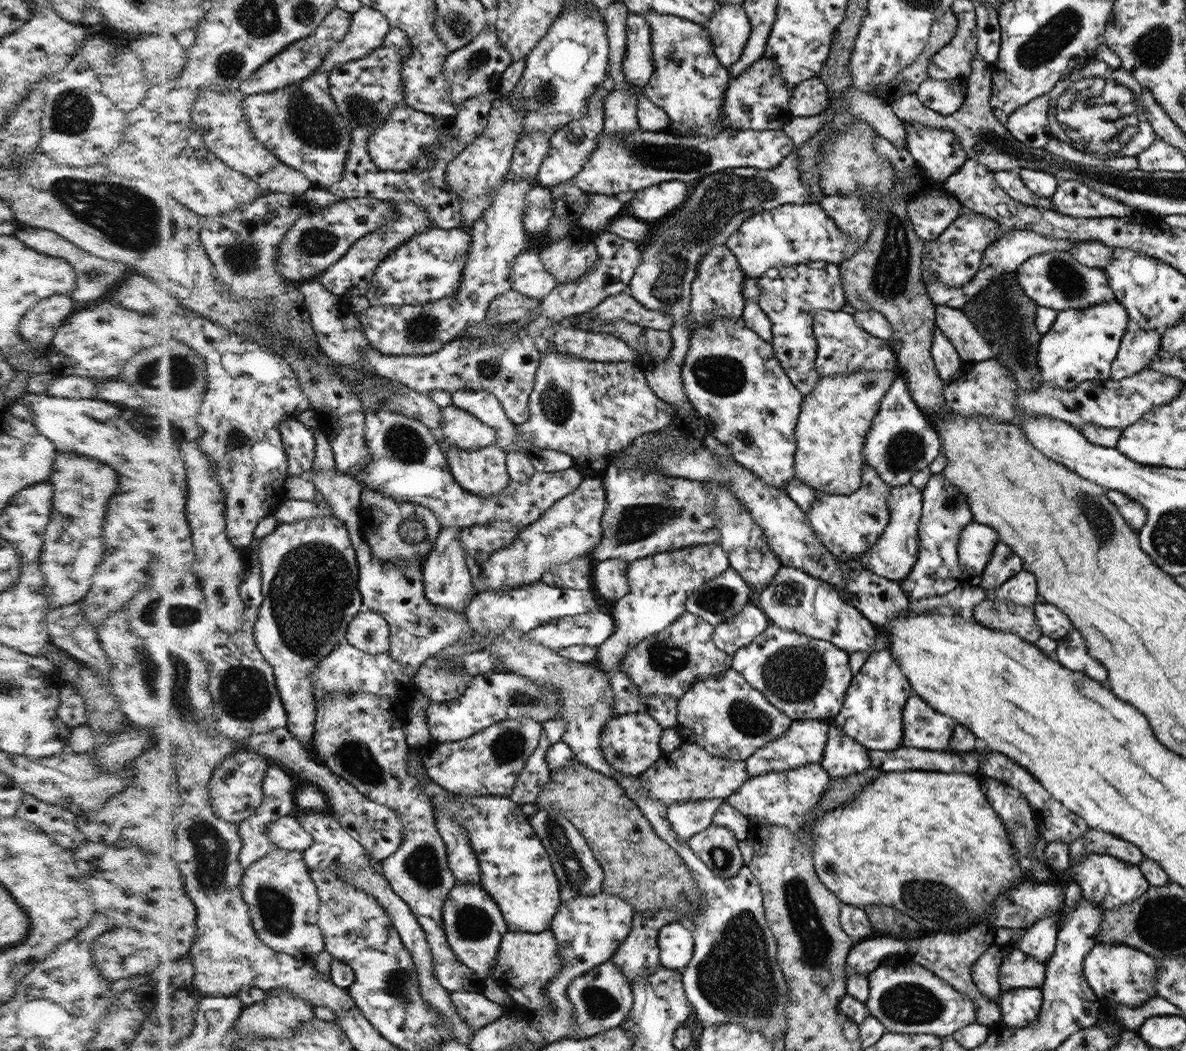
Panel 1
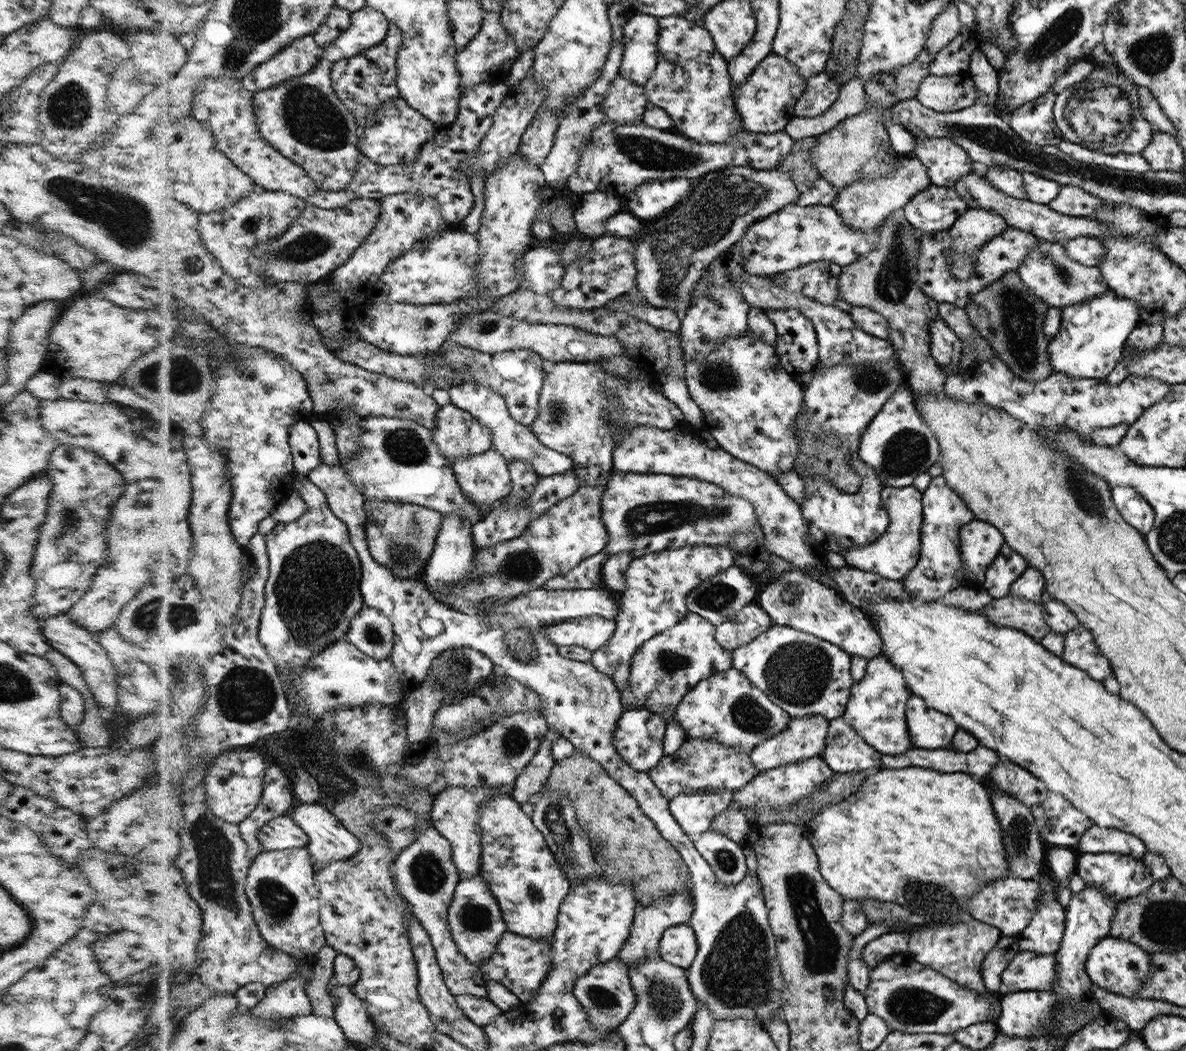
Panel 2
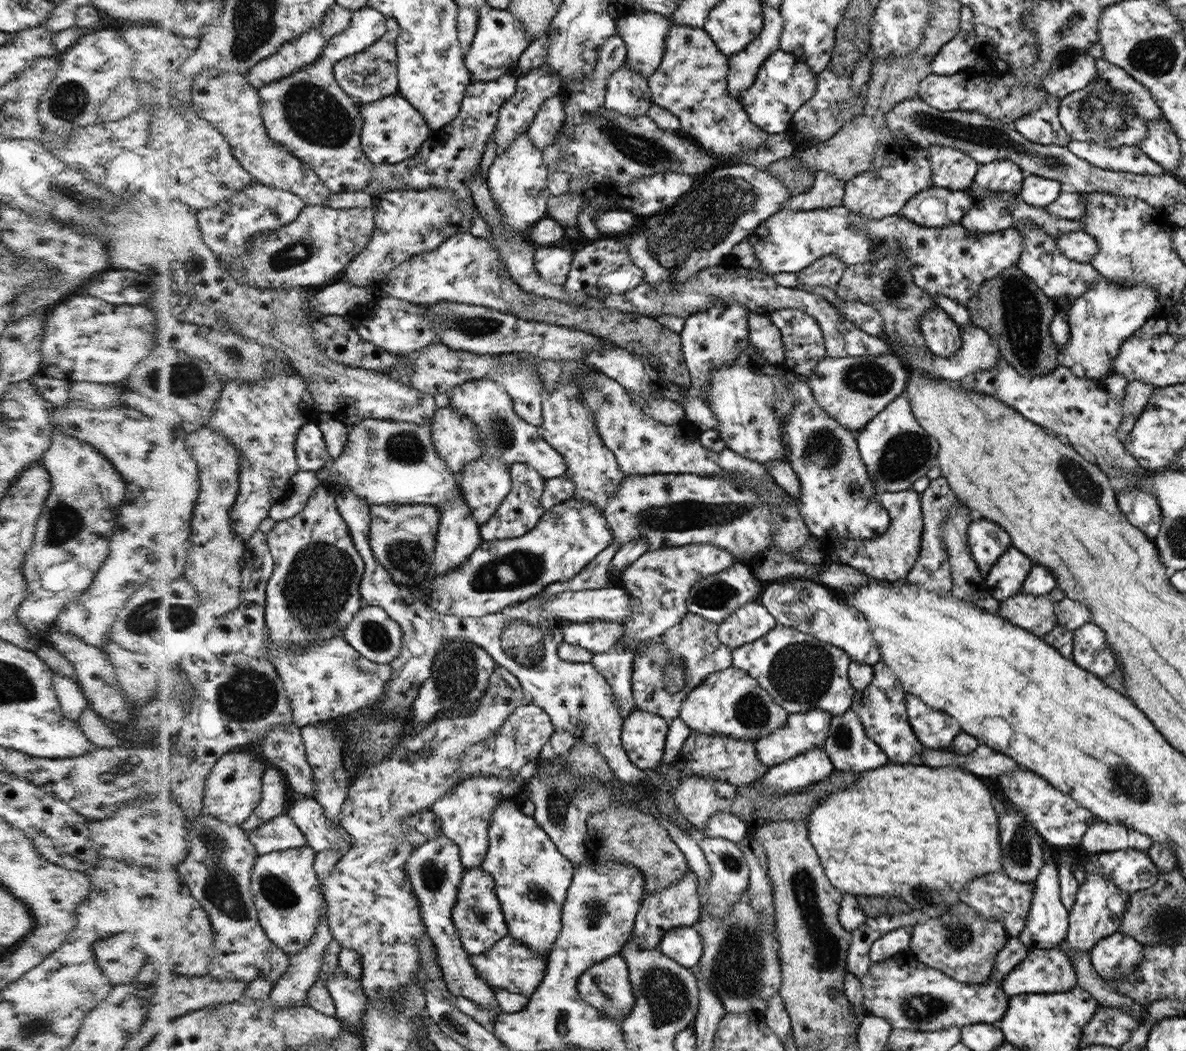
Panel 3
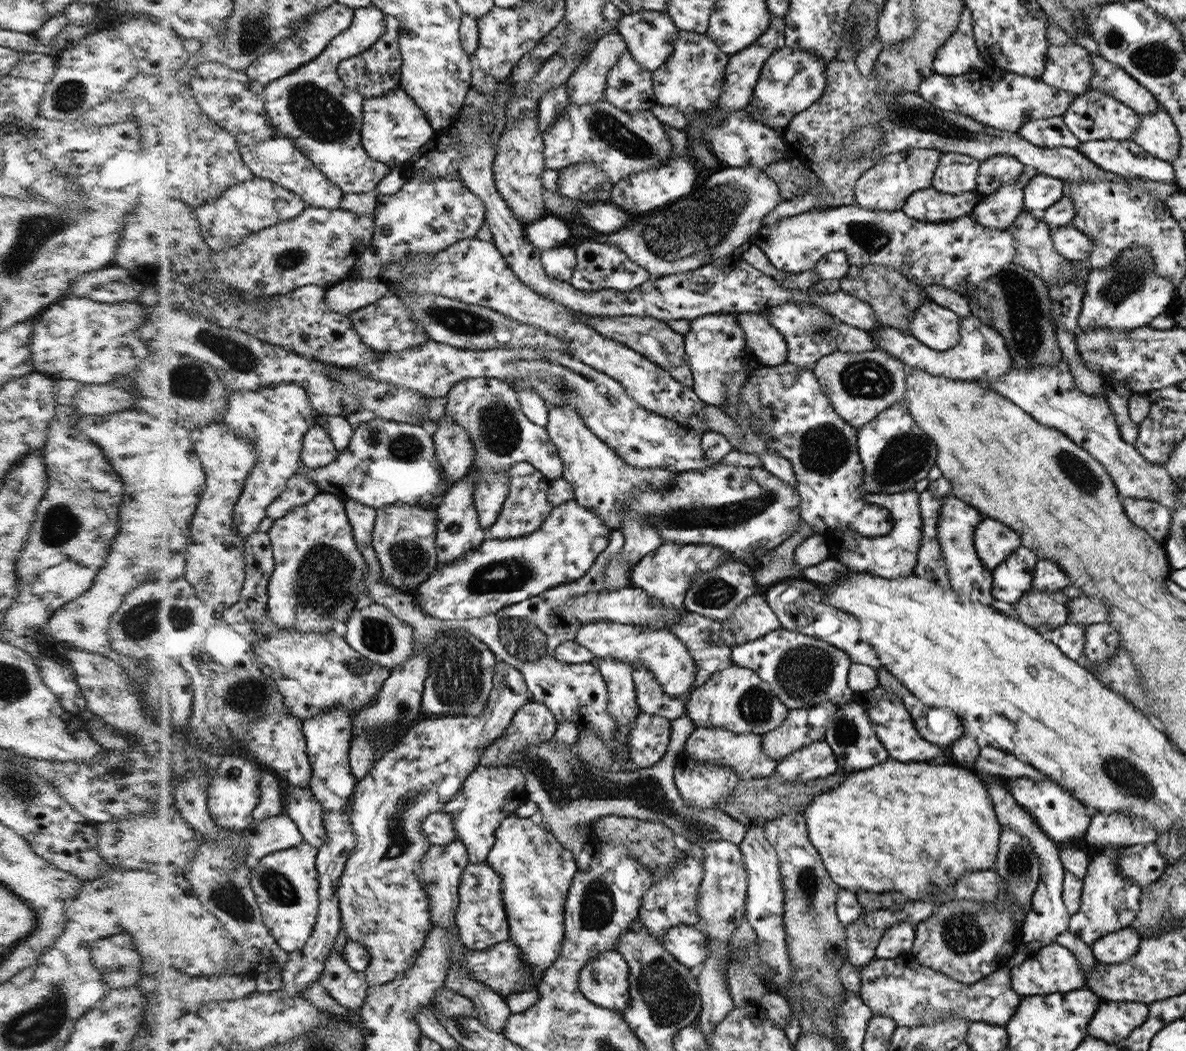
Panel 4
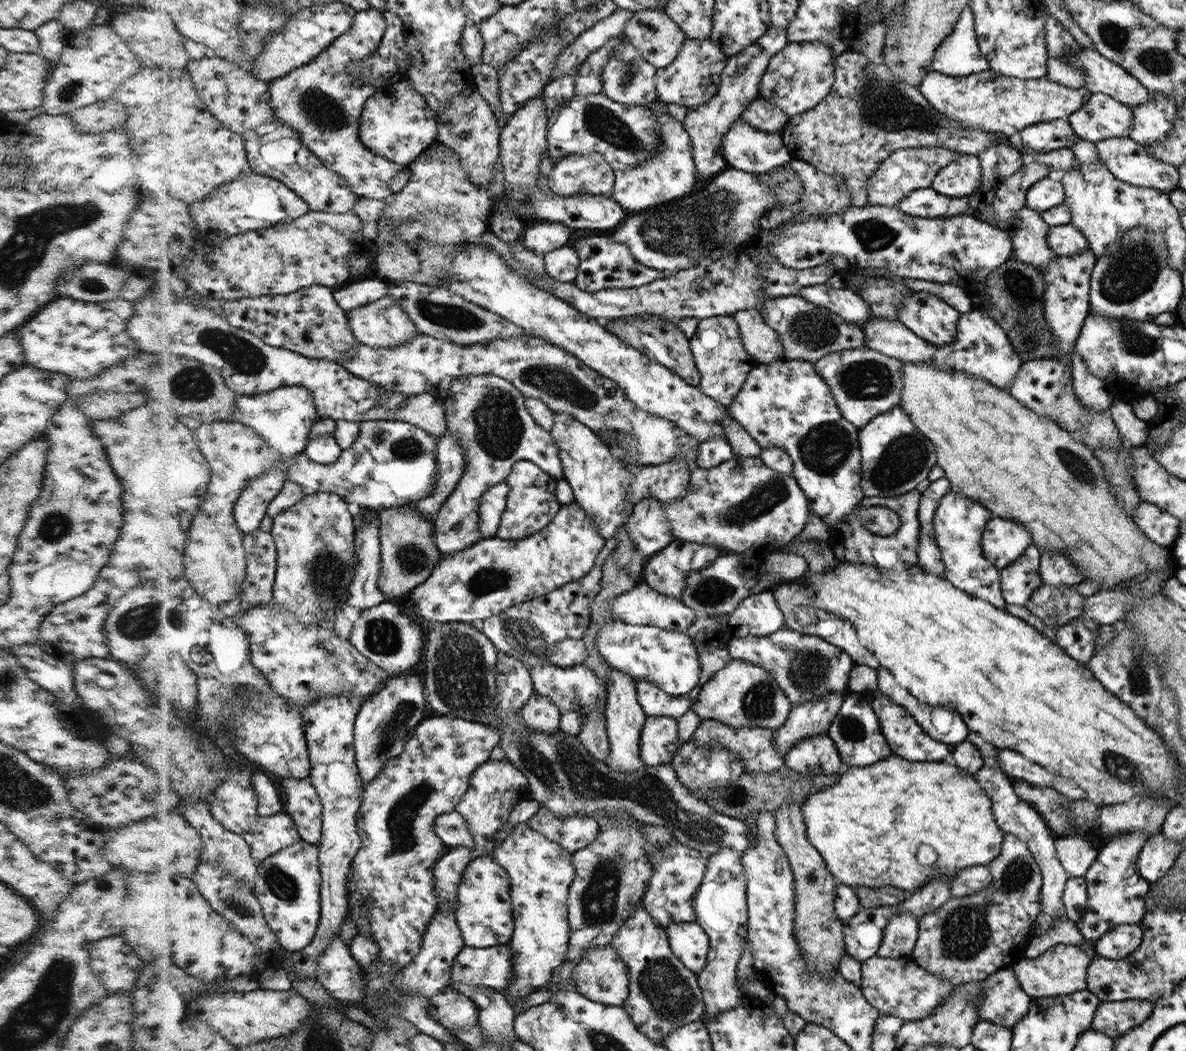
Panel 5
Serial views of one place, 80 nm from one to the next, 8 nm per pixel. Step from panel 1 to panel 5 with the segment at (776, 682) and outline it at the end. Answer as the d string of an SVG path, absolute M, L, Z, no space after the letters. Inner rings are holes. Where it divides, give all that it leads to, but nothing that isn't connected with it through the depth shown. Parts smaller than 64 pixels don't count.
M785 627L771 635L729 639L728 645L732 659L746 660L767 669L793 706L810 702L829 692L851 693L850 676L855 661L850 654L823 637Z

